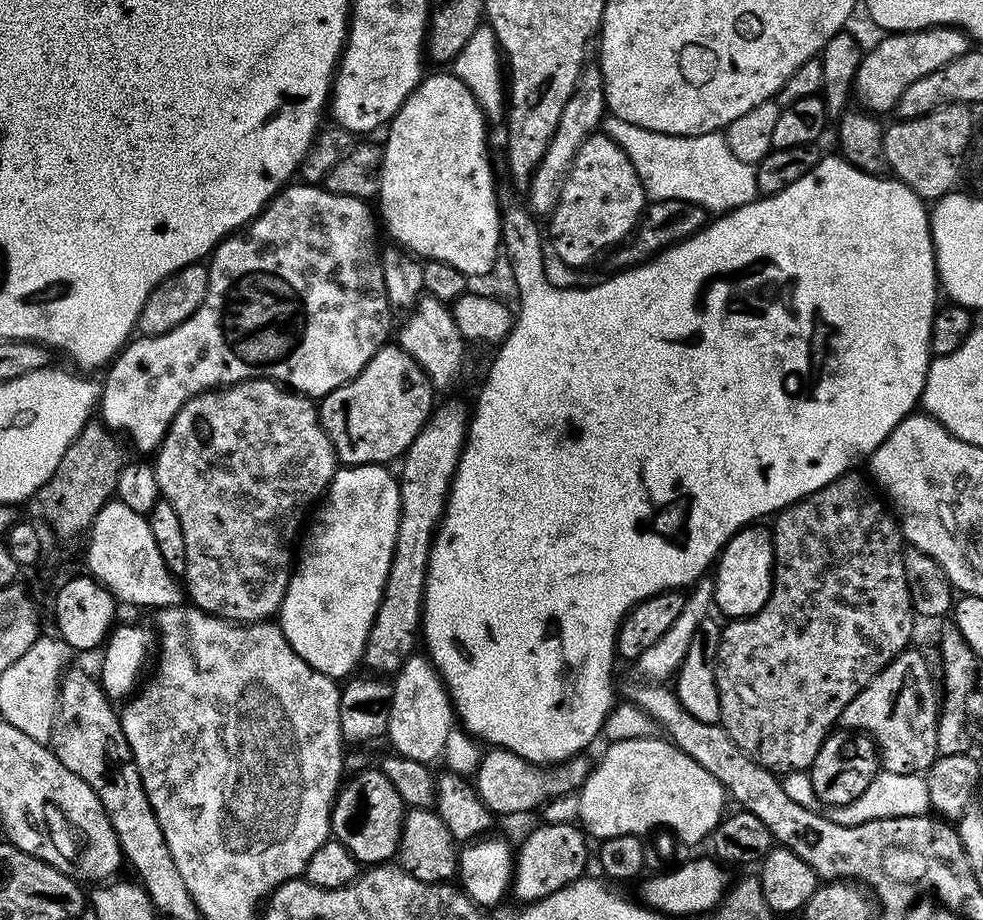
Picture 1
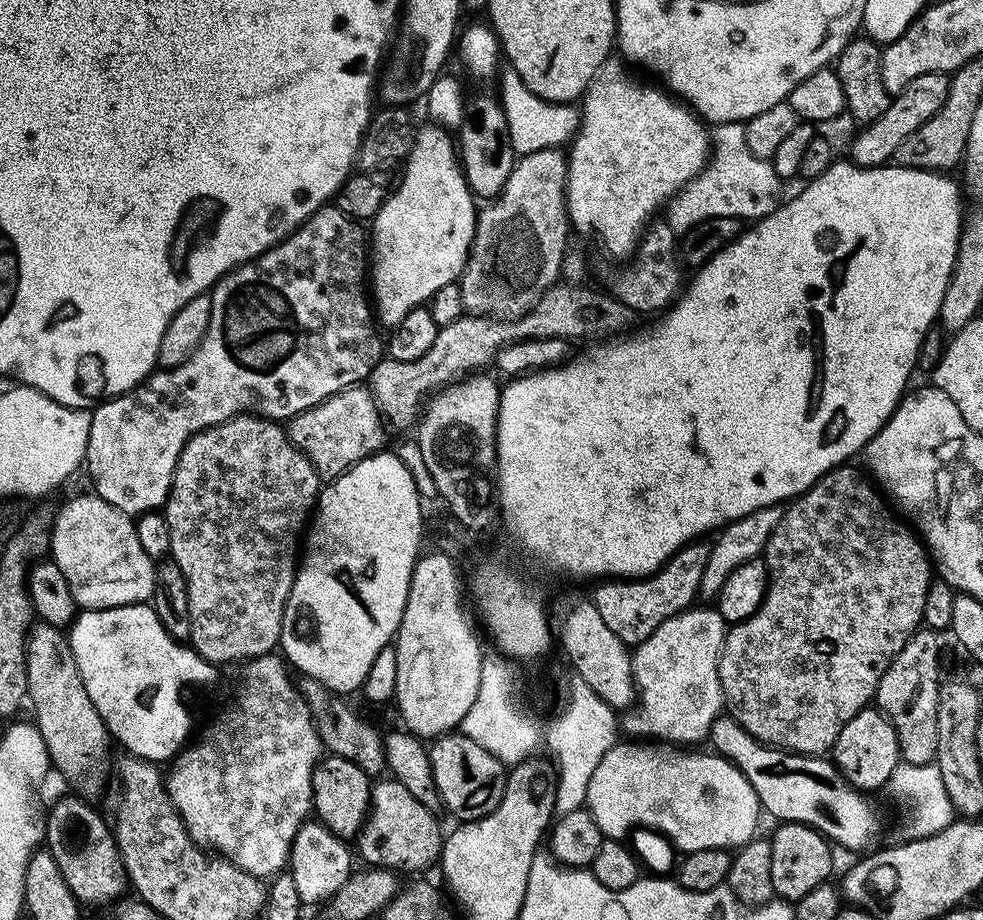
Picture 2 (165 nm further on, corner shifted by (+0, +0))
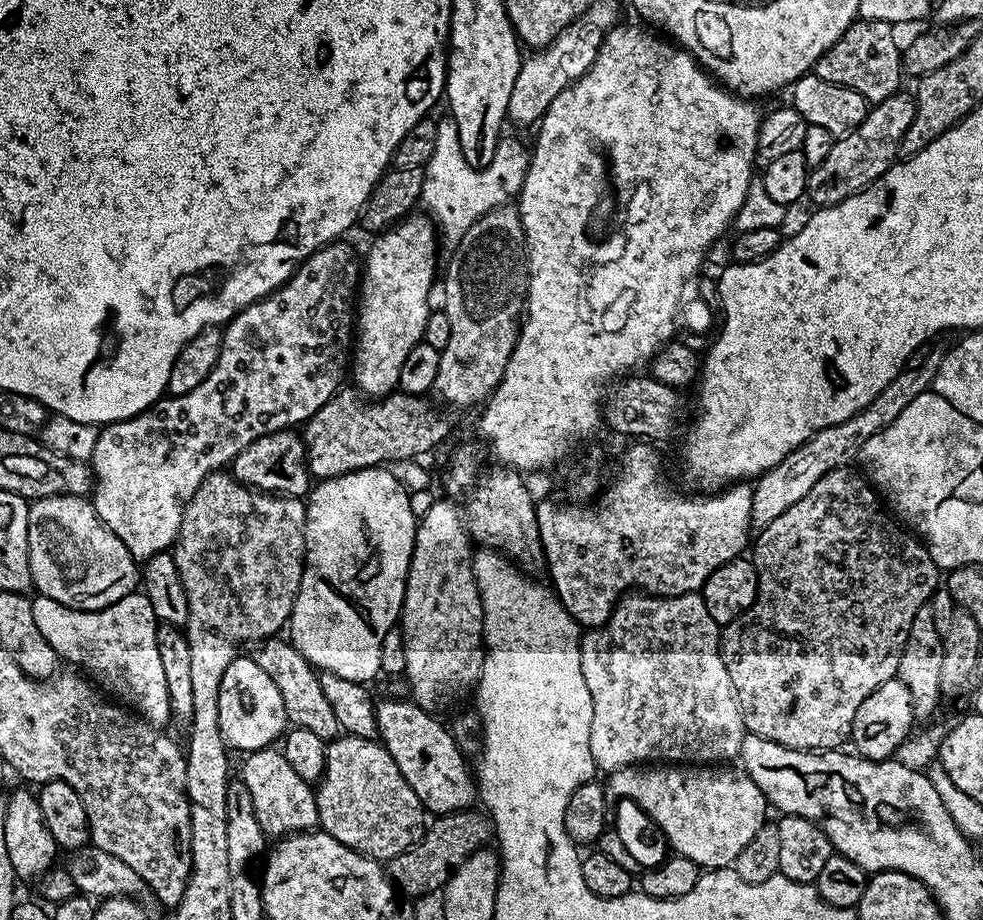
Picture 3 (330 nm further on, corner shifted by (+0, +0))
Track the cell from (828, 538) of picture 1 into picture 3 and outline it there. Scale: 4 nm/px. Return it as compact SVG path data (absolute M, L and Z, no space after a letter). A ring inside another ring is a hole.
M851 467L830 470L822 478L818 478L818 482L814 482L810 494L806 494L802 502L790 506L790 510L778 514L774 522L770 522L755 533L754 543L750 548L750 559L755 564L758 574L756 597L741 616L723 625L720 633L722 662L734 686L745 733L761 736L770 742L778 742L787 748L836 750L843 745L840 744L843 740L845 743L851 737L854 714L858 714L858 706L862 706L862 702L866 702L866 698L870 698L870 694L874 694L874 690L878 690L882 682L896 676L898 662L904 653L910 626L914 622L914 614L918 614L918 610L922 610L931 601L933 592L942 580L941 569L932 561L927 547L885 511L877 489L873 488L859 471L856 471L857 473L852 471Z

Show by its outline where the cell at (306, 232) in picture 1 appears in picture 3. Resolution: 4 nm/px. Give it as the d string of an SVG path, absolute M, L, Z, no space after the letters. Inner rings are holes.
M344 243L322 246L297 264L296 271L281 288L237 312L223 329L224 341L214 370L194 390L181 396L165 395L145 412L100 428L90 461L94 473L90 503L98 518L136 561L145 562L175 545L184 506L210 473L231 465L232 459L250 442L271 432L303 425L340 391L354 352L354 309L362 275L355 250Z

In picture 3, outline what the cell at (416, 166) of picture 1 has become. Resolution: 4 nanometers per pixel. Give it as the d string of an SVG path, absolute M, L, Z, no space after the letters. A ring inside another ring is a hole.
M421 214L409 215L407 218L400 221L399 224L379 233L375 237L376 240L368 248L368 257L363 257L362 260L362 275L358 285L358 315L354 320L354 355L350 360L350 376L356 379L355 387L359 389L365 397L368 398L383 398L393 391L398 385L398 374L402 370L402 362L406 362L406 354L410 354L410 350L414 350L416 344L421 343L424 339L424 331L426 330L426 317L430 311L428 305L428 295L432 292L432 279L437 279L438 268L436 272L436 240L438 244L438 232L434 227L433 221L427 215Z

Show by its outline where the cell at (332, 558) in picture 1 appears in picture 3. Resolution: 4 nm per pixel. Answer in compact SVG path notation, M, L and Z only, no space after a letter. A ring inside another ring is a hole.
M387 467L363 468L357 472L351 472L345 476L335 476L329 480L319 481L311 489L306 500L306 526L304 527L304 573L300 589L296 595L296 601L292 607L292 619L290 621L290 639L308 663L317 670L333 672L338 678L347 680L359 680L361 682L375 681L381 675L380 659L382 658L382 638L392 628L397 627L404 607L404 587L408 581L408 567L412 561L412 547L416 545L416 525L418 512L412 509L413 497L405 487L403 479L392 472L387 472Z

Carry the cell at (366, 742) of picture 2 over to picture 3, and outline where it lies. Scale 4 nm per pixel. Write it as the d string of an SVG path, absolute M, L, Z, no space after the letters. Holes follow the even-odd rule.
M274 635L259 641L250 659L258 662L258 666L270 674L274 686L278 686L278 694L282 694L282 706L286 706L289 725L310 730L310 734L318 734L318 738L325 742L335 740L341 735L342 729L338 718L334 718L334 710L330 710L330 702L326 702L326 694L322 694L317 669L308 663L308 659L297 650L291 639L280 639L279 635Z

